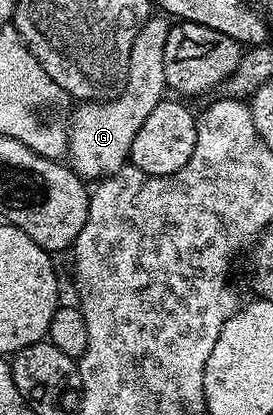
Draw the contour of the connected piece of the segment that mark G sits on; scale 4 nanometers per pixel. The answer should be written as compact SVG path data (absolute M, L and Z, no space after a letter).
M166 18L163 19L147 19L145 25L141 25L137 37L133 37L127 82L118 94L102 101L80 102L76 106L79 108L76 109L75 116L69 119L66 158L71 170L80 179L106 179L128 166L137 129L145 125L145 117L149 117L149 113L153 113L153 109L157 109L157 105L163 102L168 90L165 81L165 41L169 41L172 28L172 24Z

